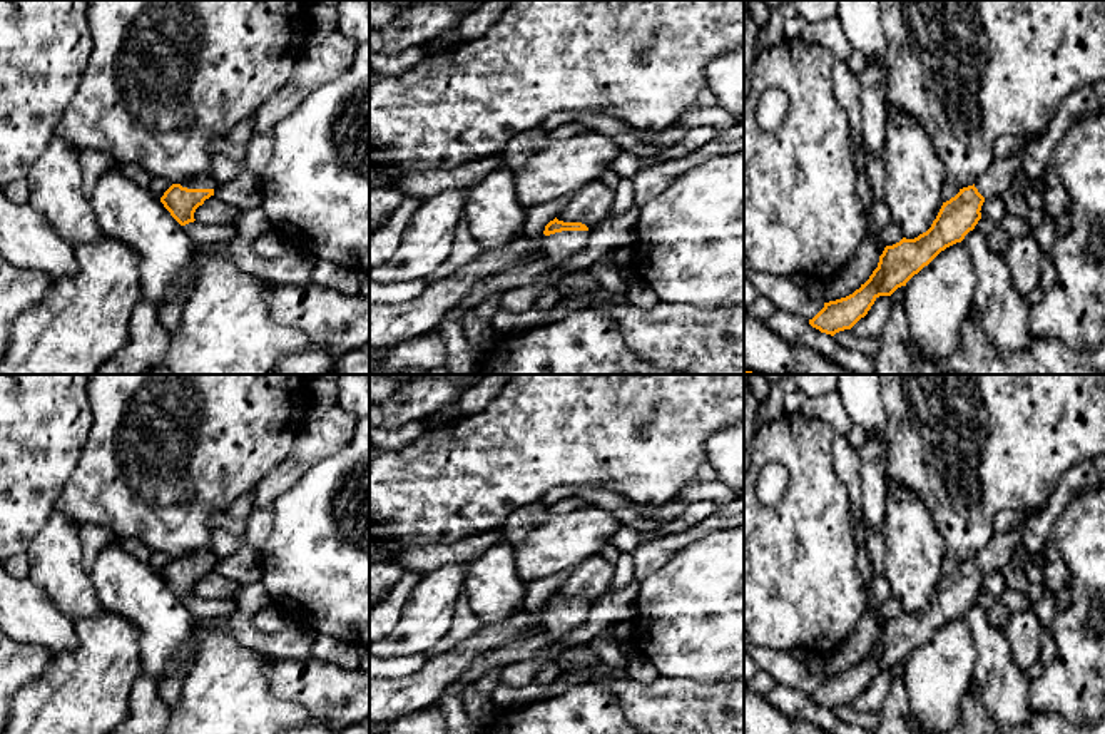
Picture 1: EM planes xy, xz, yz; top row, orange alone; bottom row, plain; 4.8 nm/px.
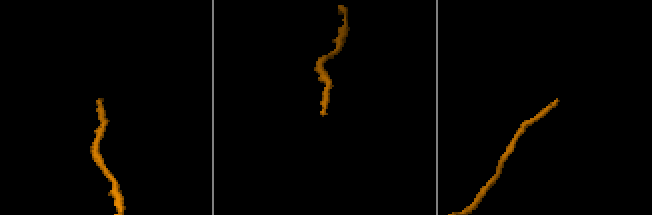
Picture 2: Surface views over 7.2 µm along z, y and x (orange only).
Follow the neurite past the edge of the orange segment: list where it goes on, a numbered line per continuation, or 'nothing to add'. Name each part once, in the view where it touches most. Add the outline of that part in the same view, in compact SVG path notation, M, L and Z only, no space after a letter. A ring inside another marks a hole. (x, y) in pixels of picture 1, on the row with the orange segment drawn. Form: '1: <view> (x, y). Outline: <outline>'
1: xz (560, 246). Outline: M562 231L545 236L543 247L547 259L563 271L567 261L585 249L587 241L588 231Z

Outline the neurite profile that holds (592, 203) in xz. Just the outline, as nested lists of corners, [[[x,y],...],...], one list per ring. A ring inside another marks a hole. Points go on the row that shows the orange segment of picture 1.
[[[598,179],[575,191],[557,219],[563,222],[582,222],[592,229],[609,216],[612,204],[614,189]]]

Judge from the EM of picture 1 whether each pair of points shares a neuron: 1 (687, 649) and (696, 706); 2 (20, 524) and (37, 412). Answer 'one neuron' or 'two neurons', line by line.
1: two neurons
2: one neuron

